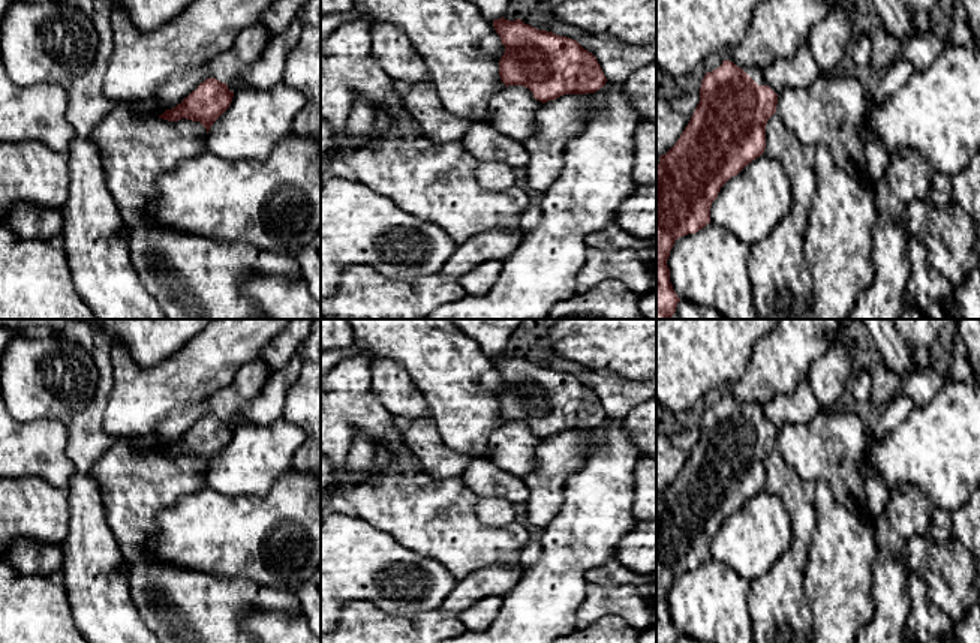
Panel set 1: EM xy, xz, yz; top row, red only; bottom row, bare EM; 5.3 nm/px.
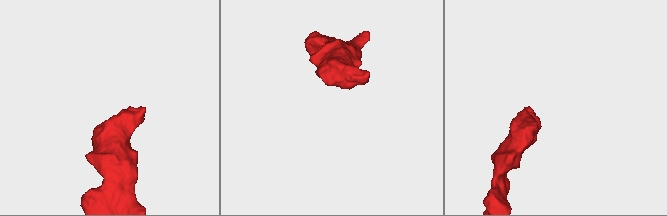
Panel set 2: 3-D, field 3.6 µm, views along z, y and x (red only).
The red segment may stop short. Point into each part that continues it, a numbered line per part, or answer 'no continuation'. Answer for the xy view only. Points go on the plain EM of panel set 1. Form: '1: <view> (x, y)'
1: xy (252, 376)

